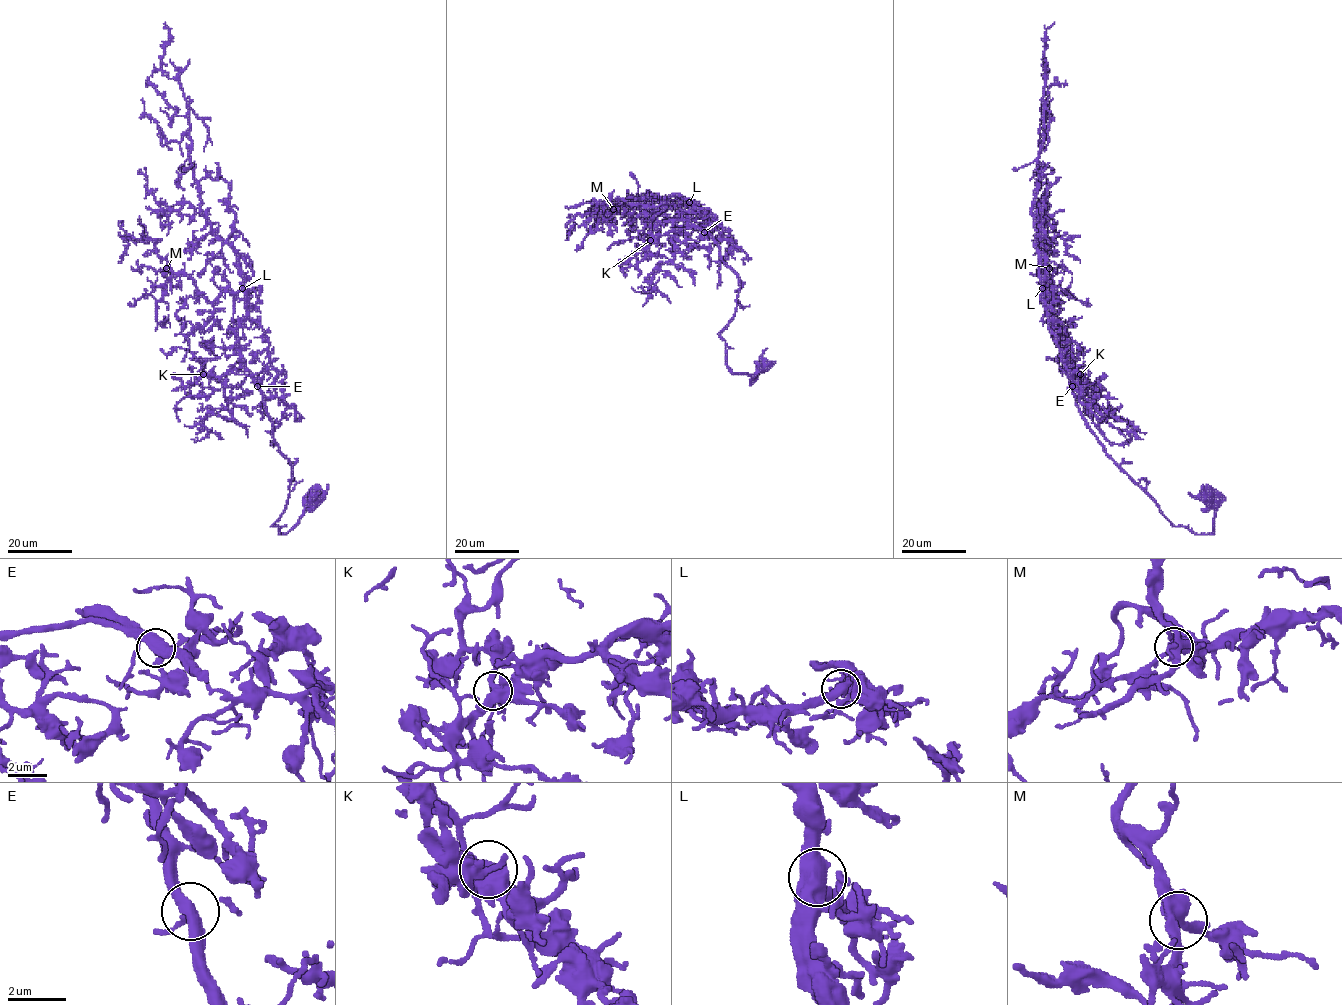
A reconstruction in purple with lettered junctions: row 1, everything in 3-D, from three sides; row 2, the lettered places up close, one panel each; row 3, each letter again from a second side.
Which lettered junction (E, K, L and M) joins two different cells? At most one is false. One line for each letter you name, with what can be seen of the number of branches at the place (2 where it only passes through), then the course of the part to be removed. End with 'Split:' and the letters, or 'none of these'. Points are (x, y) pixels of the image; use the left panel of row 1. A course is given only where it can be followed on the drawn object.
Split: none of these

